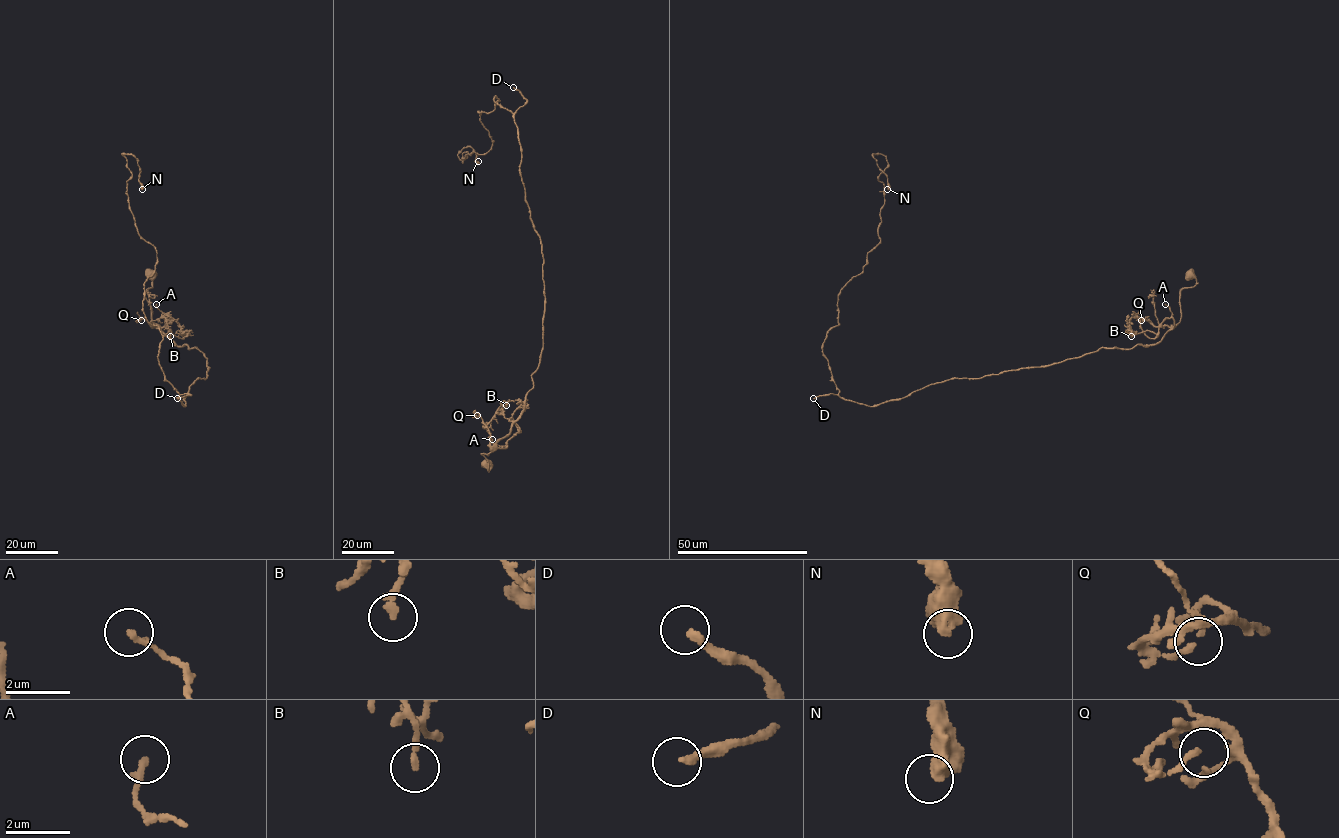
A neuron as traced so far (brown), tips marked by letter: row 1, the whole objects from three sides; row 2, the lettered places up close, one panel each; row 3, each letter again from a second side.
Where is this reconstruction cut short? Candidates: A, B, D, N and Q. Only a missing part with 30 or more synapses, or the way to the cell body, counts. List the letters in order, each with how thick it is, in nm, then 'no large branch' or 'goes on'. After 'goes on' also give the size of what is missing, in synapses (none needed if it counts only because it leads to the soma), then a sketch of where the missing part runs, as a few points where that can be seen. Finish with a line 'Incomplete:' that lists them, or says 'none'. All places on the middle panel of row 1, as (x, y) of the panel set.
A: 200 nm | no large branch
B: 240 nm | no large branch
D: 240 nm | goes on | 150 syn | (513, 87), (496, 45), (468, 31), (434, 50), (380, 56), (377, 66), (348, 63), (350, 83), (372, 86)
N: 480 nm | no large branch
Q: 170 nm | no large branch
Incomplete: D

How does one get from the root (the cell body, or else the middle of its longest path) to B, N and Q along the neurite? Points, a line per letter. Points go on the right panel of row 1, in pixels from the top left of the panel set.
B: (1189, 276), (1196, 284), (1180, 293), (1180, 321), (1155, 326), (1131, 318), (1131, 336)
N: (1189, 276), (1155, 344), (858, 404), (838, 394), (822, 343), (880, 242), (888, 162), (874, 154), (887, 189)
Q: (1189, 276), (1196, 278), (1196, 284), (1184, 287), (1180, 293), (1181, 318), (1177, 324), (1155, 326), (1141, 320)

